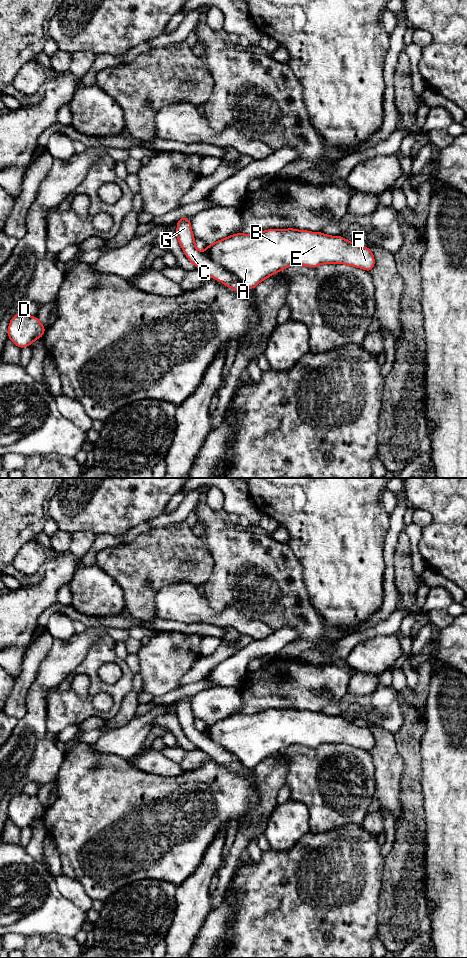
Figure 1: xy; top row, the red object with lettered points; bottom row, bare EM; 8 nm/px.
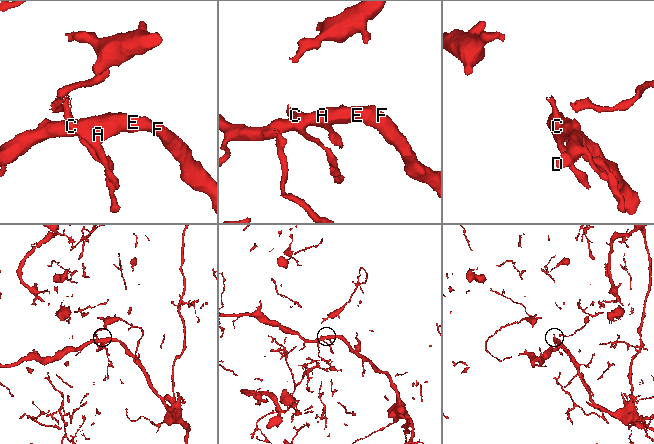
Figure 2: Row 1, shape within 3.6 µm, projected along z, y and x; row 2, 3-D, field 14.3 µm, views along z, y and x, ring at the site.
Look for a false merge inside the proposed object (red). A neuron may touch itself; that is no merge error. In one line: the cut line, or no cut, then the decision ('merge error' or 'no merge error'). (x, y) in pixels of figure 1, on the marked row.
xy (204, 251), (213, 261), (229, 271), (244, 286) | merge error

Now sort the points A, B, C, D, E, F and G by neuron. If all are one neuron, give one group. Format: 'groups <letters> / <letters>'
groups A B D E F / C G

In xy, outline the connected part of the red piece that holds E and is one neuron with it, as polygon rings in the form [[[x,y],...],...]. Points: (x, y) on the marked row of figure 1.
[[[268,229],[254,234],[236,233],[207,245],[205,254],[223,269],[233,274],[239,282],[253,290],[261,281],[293,264],[317,267],[322,264],[346,264],[371,272],[375,265],[372,251],[359,247],[342,236],[329,236],[307,230]]]

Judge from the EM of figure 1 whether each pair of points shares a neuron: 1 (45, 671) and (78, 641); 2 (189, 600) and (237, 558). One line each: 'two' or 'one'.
1: one
2: two

